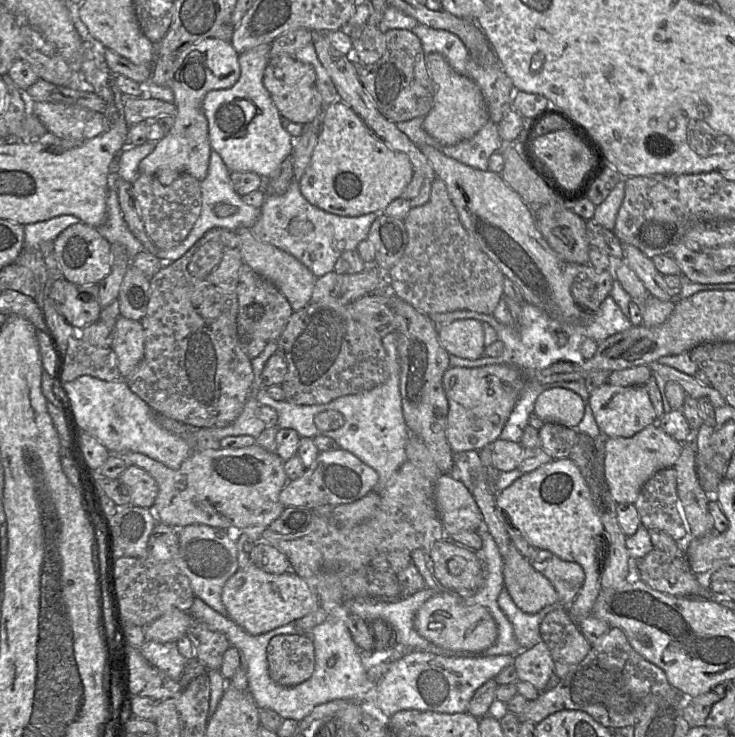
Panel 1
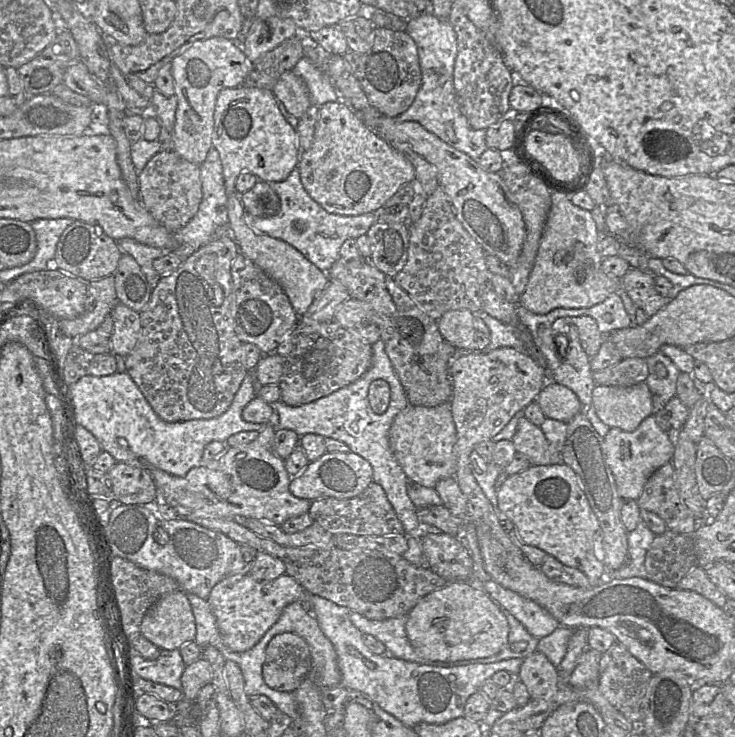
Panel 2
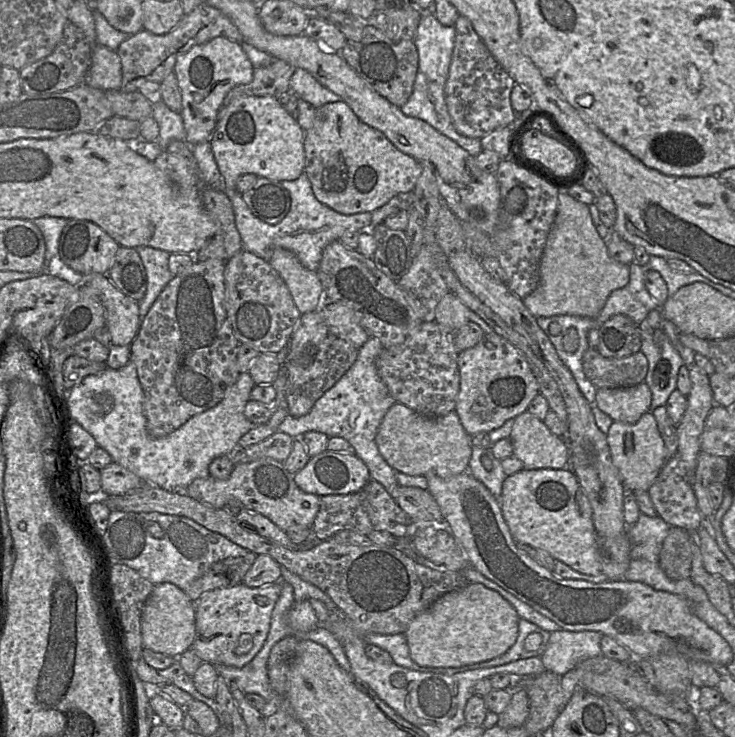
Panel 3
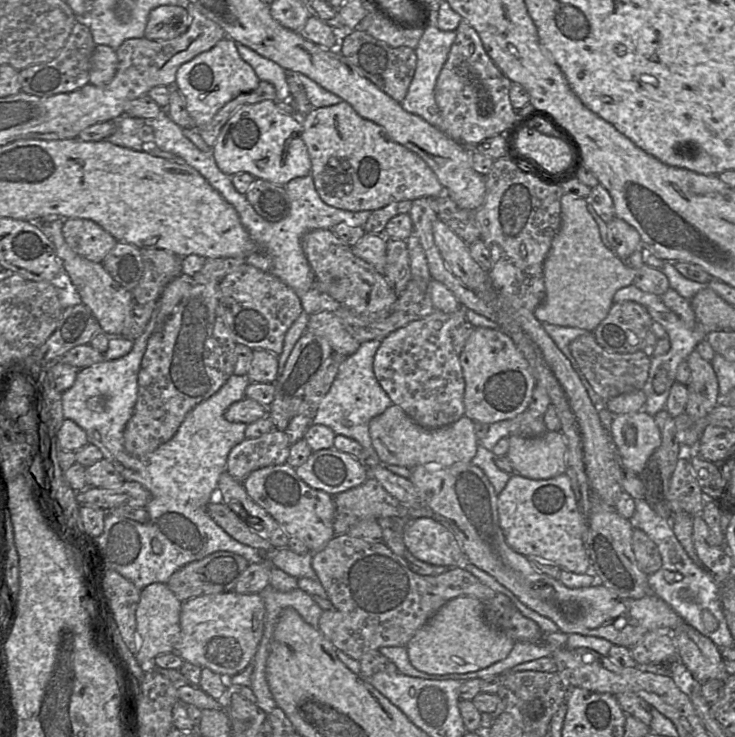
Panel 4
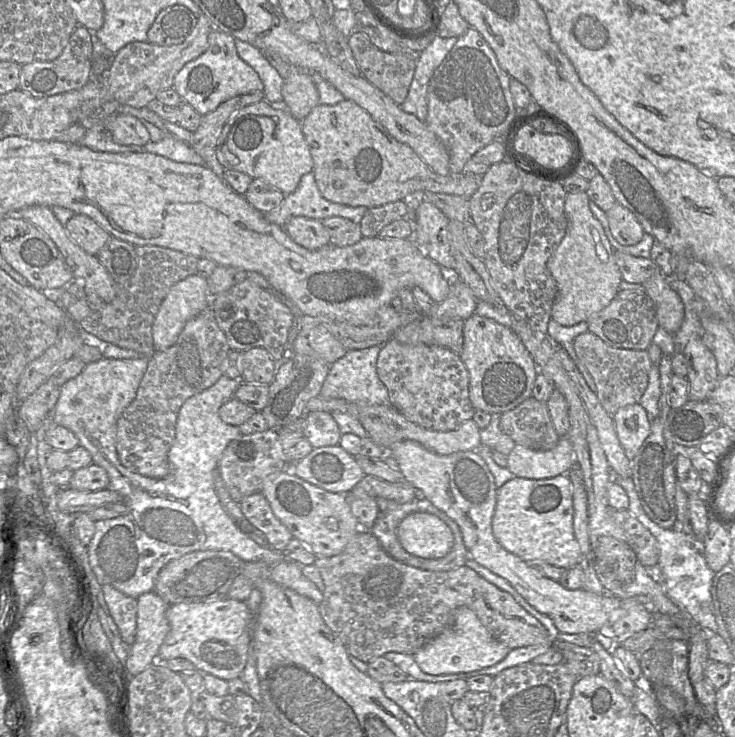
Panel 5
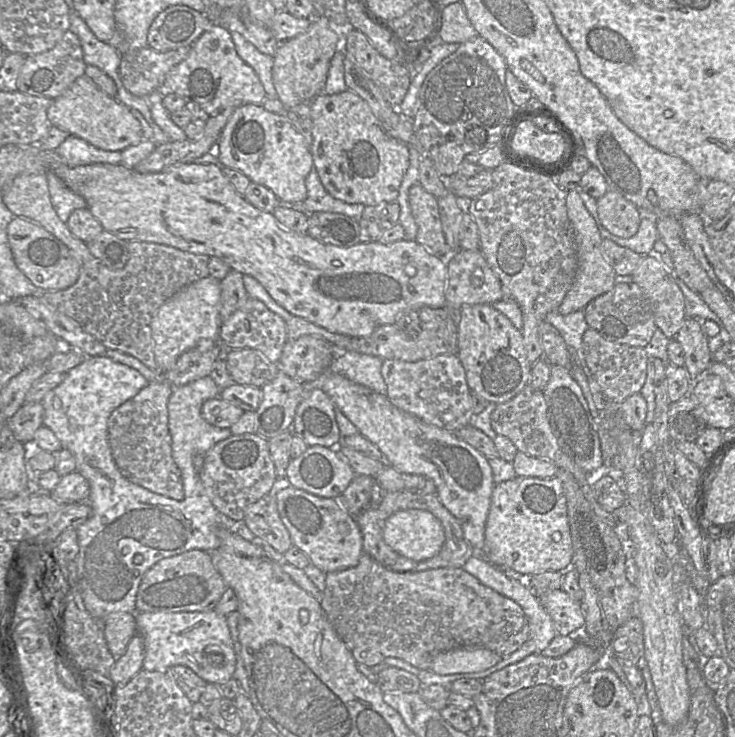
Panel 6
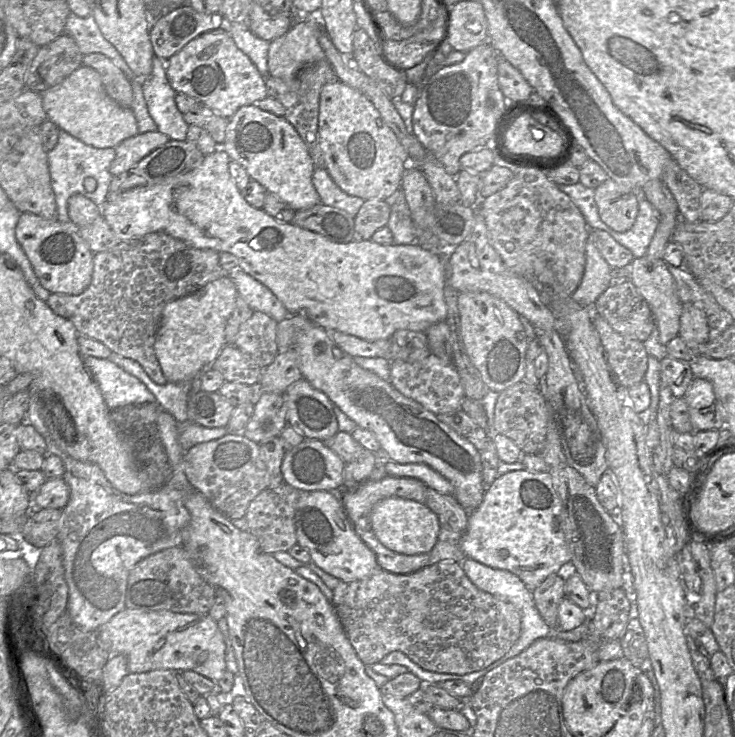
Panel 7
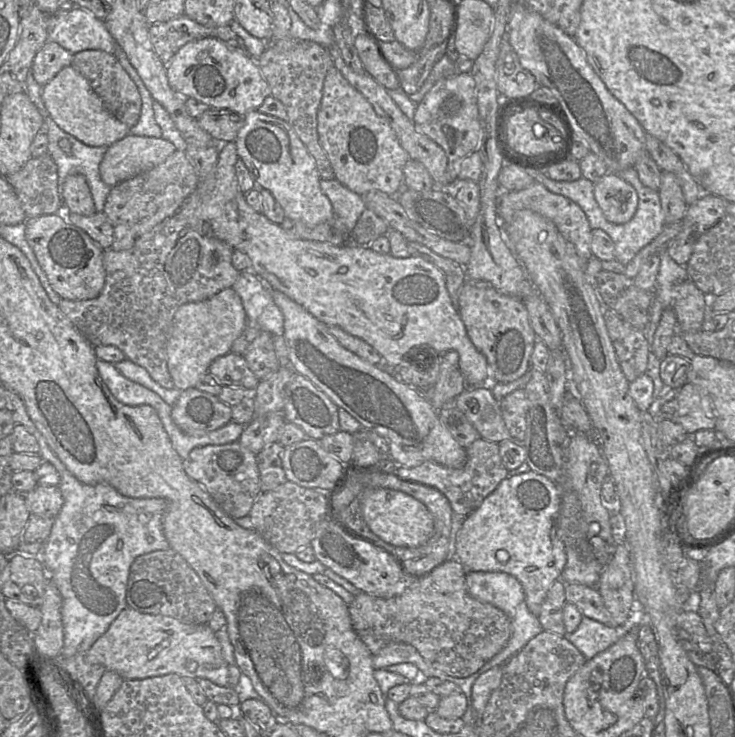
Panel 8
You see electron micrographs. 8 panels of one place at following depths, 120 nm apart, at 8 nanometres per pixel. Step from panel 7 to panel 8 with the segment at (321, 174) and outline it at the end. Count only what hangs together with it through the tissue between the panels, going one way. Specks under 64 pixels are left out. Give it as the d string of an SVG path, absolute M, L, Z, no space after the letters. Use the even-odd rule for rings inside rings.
M321 179L320 189L329 199L334 215L352 231L366 209L362 196L350 191L336 179Z

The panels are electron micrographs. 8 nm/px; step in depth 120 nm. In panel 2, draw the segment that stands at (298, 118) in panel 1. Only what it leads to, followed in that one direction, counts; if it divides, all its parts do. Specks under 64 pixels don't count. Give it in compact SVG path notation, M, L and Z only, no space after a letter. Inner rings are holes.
M293 70L281 75L272 92L287 111L297 118L301 118L311 105L305 81Z

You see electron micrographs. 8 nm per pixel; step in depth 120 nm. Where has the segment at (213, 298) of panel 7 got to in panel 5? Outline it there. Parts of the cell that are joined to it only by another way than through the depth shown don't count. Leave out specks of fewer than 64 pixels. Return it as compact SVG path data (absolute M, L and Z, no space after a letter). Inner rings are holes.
M198 274L173 285L152 324L155 350L164 351L173 346L187 321L210 307L211 298L207 279Z

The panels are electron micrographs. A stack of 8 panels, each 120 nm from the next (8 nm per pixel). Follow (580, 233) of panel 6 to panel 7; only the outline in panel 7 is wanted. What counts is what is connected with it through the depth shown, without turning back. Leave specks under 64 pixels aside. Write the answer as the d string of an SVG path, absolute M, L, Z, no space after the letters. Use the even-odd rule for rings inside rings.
M589 234L585 244L586 263L583 277L571 297L580 305L593 304L597 298L610 286L611 267L600 254Z

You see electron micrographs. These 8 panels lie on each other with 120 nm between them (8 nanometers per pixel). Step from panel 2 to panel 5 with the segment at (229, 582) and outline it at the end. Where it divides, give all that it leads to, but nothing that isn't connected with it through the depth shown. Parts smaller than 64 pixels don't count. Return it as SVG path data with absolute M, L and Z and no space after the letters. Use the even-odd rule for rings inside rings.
M224 598L205 603L170 604L166 617L169 632L159 648L162 660L185 658L195 668L229 681L240 678L251 644L254 616L244 601Z

